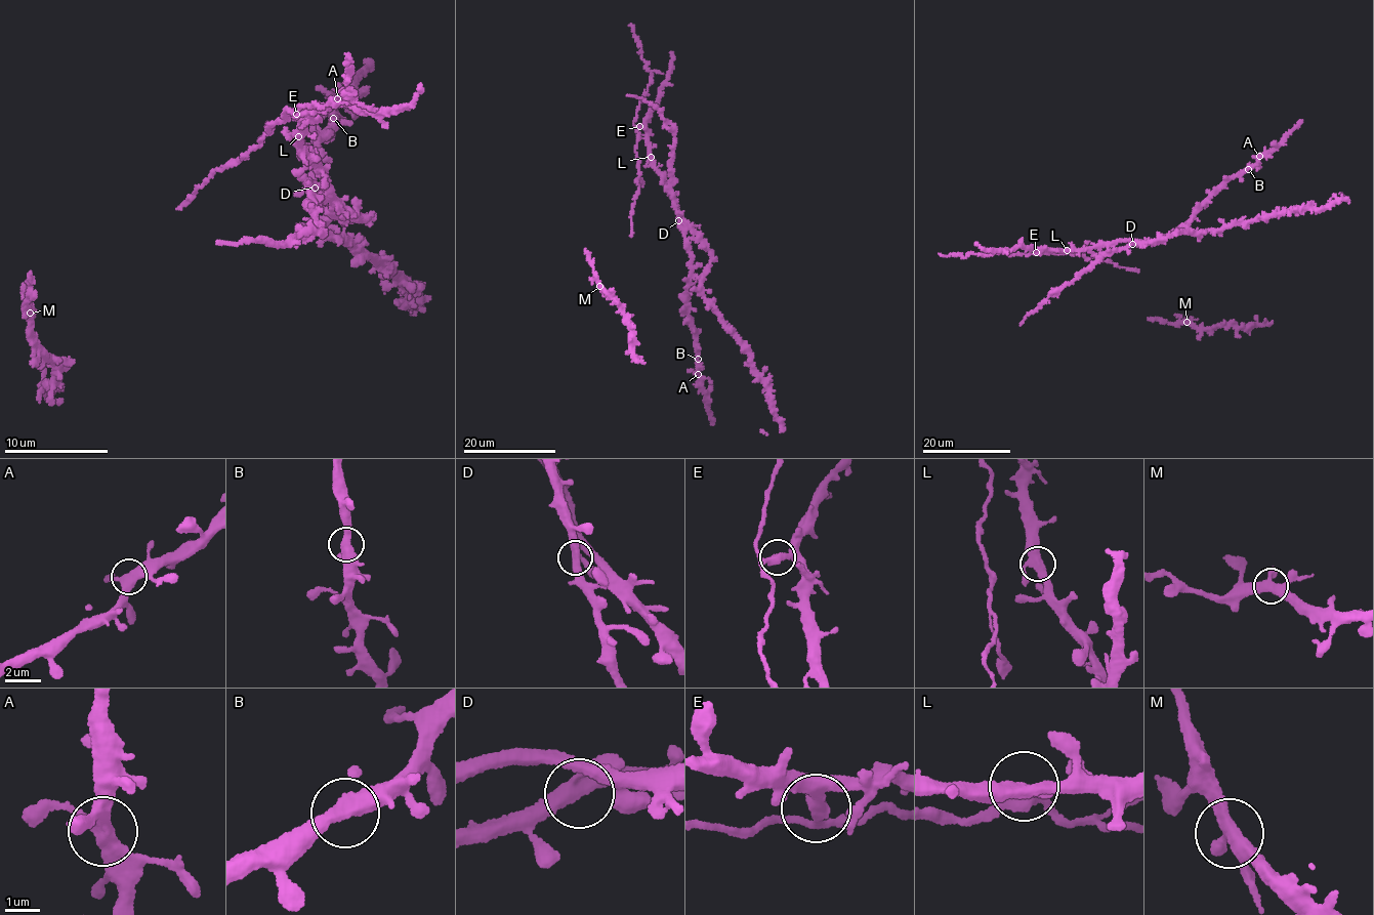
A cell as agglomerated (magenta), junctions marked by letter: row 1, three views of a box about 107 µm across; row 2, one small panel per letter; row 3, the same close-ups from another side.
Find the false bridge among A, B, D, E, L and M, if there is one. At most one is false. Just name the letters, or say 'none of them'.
E

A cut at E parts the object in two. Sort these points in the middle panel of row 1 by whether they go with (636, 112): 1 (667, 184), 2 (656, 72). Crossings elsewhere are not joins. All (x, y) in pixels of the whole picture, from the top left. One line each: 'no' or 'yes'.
1: no
2: yes

